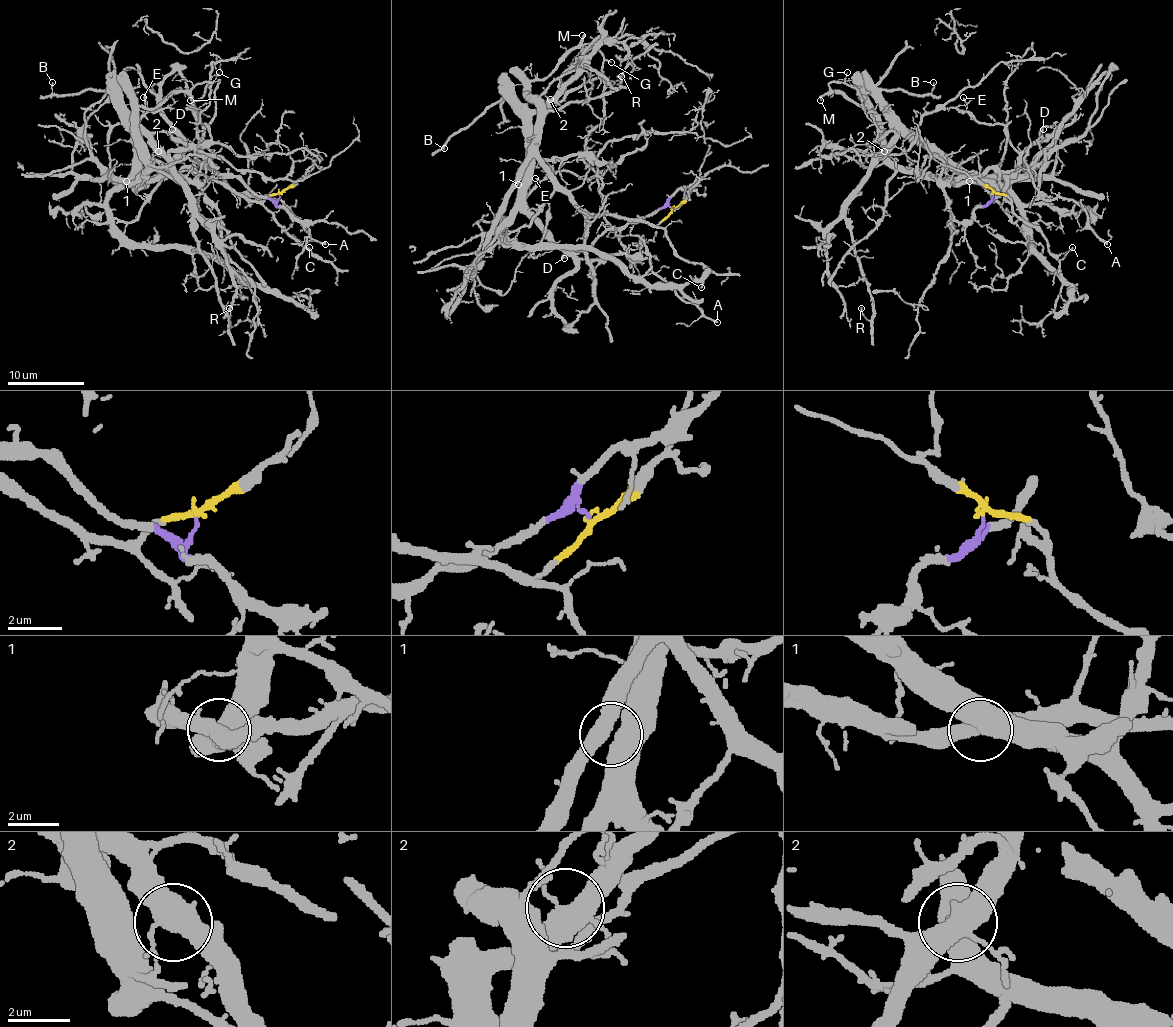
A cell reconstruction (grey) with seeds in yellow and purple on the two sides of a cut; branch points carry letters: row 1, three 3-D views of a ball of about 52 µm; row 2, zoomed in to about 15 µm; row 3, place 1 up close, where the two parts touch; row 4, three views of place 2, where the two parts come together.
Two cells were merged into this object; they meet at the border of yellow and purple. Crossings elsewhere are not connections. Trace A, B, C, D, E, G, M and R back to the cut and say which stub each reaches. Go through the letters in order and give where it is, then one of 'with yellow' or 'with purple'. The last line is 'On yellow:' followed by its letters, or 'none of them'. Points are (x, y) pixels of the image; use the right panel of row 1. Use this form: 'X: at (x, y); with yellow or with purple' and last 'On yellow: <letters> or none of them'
A: at (1107, 244); with purple
B: at (933, 82); with purple
C: at (1072, 247); with yellow
D: at (1043, 129); with purple
E: at (963, 97); with yellow
G: at (847, 72); with yellow
M: at (820, 100); with yellow
R: at (861, 308); with purple
On yellow: C, E, G, M

